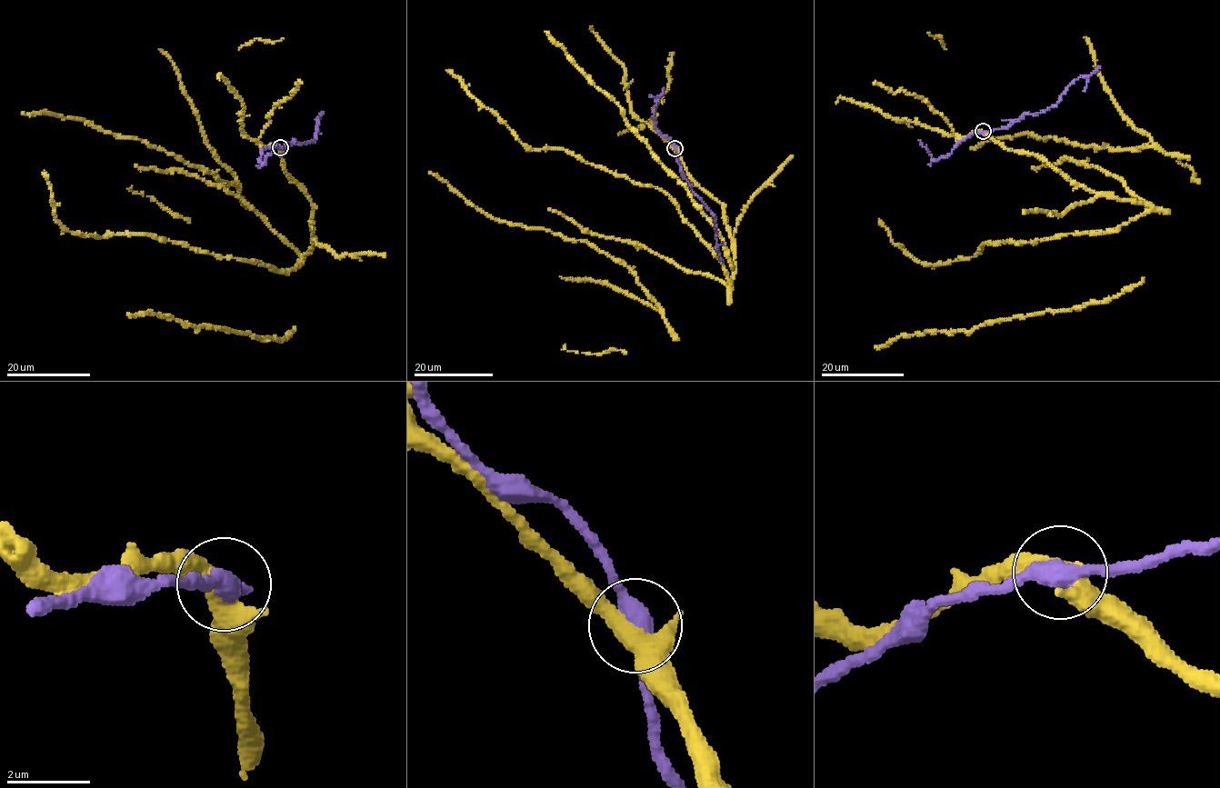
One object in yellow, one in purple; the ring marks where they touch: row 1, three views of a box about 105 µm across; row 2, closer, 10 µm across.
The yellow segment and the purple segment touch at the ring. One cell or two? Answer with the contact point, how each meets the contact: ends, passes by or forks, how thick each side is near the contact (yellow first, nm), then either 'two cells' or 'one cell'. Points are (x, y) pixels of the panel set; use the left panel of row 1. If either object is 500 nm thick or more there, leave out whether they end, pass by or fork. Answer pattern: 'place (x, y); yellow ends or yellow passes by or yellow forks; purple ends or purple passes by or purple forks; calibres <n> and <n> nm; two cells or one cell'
place (280, 147); yellow forks; purple passes by; calibres 360 and 400 nm; one cell

